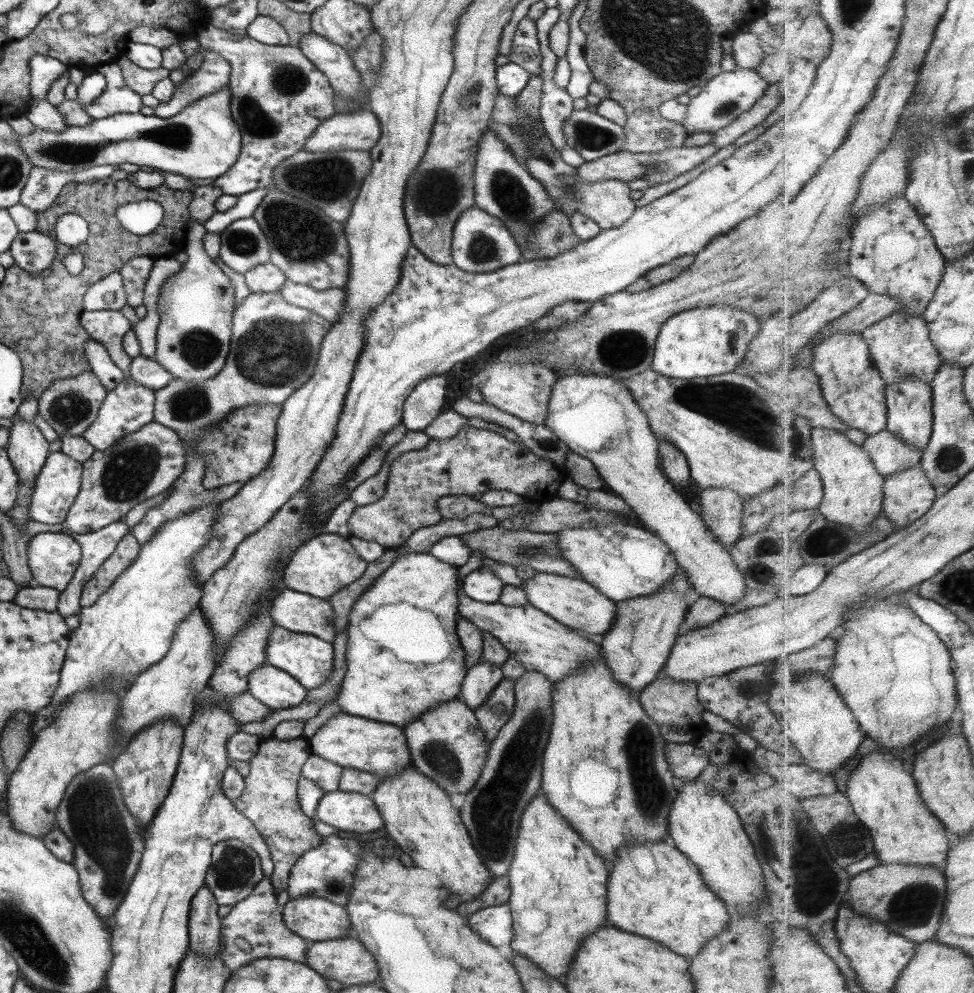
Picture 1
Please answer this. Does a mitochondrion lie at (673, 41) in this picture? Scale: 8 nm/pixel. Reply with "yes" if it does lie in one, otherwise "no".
yes

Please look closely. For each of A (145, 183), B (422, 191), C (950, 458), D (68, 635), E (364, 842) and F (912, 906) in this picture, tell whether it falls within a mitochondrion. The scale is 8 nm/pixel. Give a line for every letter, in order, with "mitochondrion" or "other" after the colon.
A: other
B: mitochondrion
C: mitochondrion
D: other
E: other
F: mitochondrion

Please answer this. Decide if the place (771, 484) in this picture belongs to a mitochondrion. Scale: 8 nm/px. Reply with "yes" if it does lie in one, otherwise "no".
no

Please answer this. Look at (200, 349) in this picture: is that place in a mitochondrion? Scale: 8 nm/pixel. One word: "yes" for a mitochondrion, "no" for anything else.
yes

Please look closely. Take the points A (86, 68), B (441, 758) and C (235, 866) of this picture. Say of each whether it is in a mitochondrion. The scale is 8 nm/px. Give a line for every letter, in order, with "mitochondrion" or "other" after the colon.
A: other
B: mitochondrion
C: mitochondrion

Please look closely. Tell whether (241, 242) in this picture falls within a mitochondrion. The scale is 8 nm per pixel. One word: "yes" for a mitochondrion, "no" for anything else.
yes

